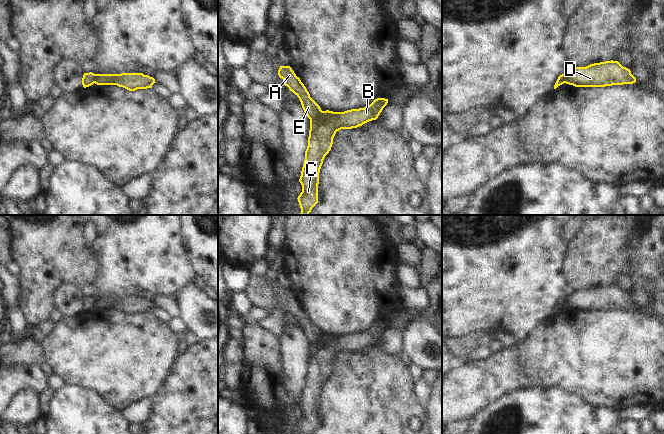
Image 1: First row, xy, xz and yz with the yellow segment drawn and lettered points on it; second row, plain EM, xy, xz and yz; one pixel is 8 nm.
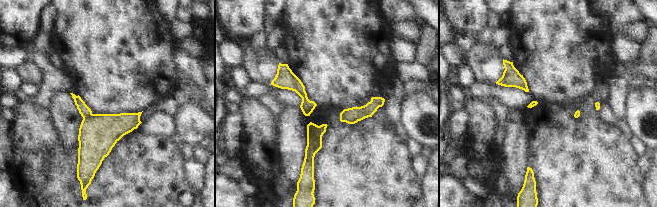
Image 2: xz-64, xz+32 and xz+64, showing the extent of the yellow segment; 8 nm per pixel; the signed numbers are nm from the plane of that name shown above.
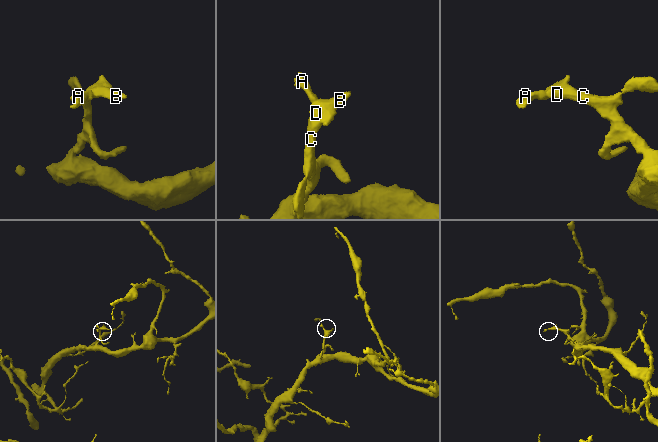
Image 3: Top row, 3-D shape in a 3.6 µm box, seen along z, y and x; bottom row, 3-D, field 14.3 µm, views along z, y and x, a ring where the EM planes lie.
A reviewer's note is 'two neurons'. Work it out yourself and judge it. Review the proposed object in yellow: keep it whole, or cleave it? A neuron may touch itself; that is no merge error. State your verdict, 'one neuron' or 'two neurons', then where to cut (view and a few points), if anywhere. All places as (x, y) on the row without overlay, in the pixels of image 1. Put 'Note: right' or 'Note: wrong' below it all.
two neurons; cut xz (321, 334), (315, 341), (310, 343)
Note: right

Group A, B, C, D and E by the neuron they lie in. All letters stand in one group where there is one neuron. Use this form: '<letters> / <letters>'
A E / B C D

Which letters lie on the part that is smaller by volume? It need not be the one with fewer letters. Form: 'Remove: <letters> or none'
Remove: A, E

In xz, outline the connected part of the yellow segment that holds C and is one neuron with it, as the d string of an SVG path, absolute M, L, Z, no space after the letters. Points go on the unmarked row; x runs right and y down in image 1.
M377 322L364 332L351 333L344 336L333 336L329 334L321 335L316 342L310 343L308 370L305 375L305 384L299 403L299 406L302 409L302 416L297 422L301 434L312 434L312 432L318 427L320 393L325 380L331 374L336 356L341 353L357 352L369 345L376 344L387 327L388 323Z

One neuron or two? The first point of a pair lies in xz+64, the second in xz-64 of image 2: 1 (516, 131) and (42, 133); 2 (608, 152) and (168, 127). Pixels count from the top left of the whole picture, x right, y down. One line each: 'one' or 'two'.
1: two
2: two

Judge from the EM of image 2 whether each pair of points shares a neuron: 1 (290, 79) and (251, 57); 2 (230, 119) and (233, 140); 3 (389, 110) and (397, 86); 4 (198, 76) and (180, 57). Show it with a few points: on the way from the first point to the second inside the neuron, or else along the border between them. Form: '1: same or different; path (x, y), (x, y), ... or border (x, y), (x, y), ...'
1: same; path (278, 81), (267, 82), (253, 69)
2: same; path (231, 124), (231, 135)
3: same; path (392, 104), (395, 92)
4: same; path (193, 71), (184, 62)

